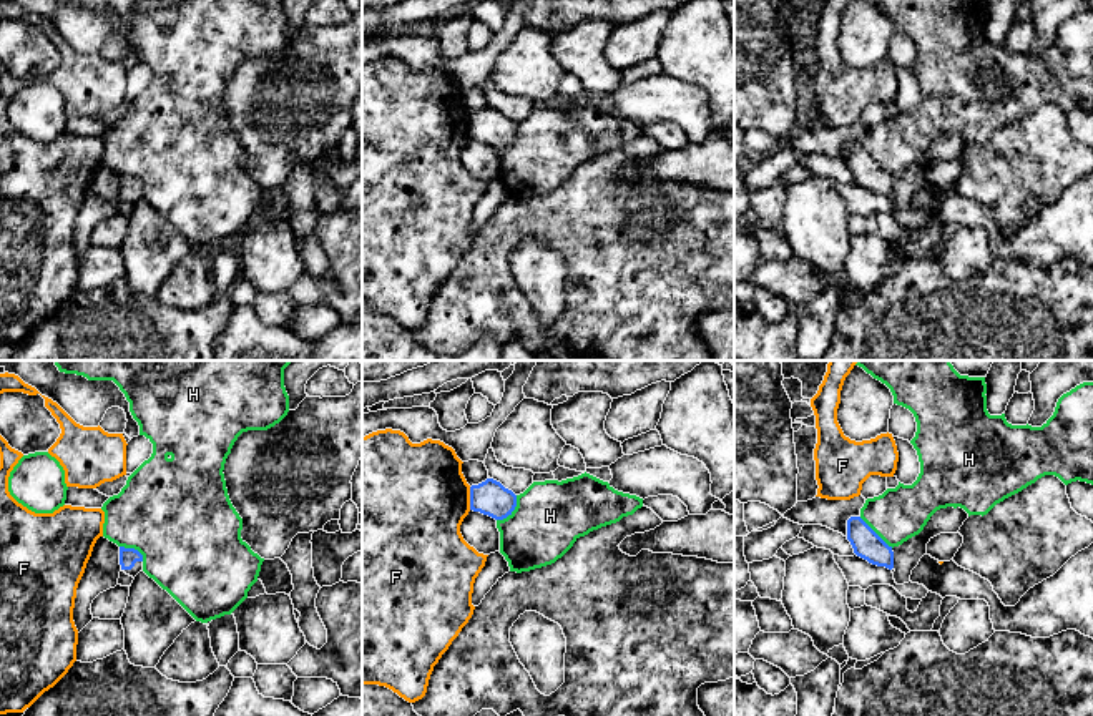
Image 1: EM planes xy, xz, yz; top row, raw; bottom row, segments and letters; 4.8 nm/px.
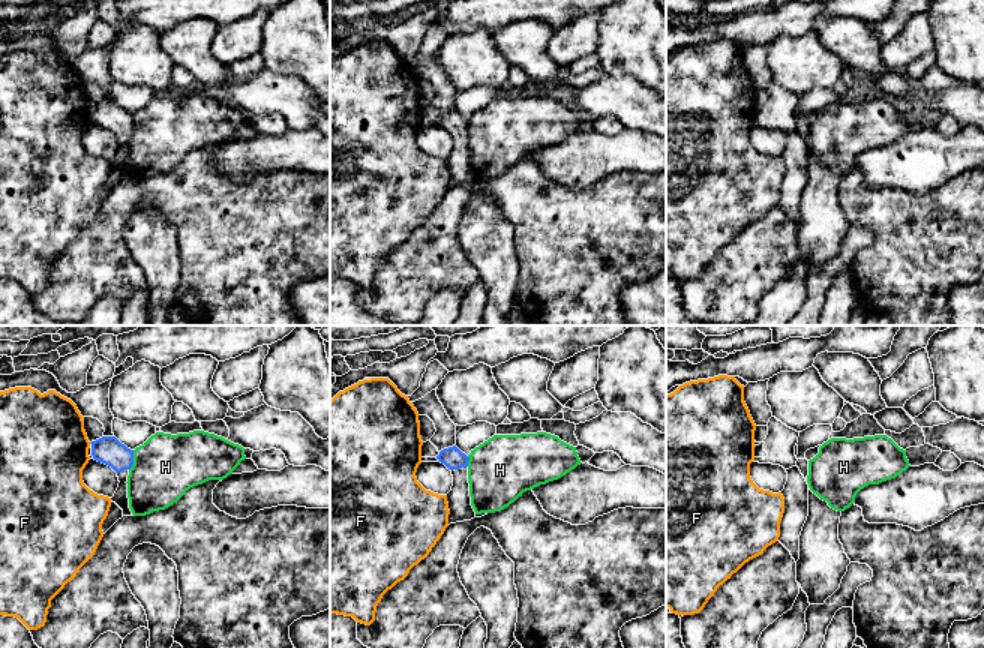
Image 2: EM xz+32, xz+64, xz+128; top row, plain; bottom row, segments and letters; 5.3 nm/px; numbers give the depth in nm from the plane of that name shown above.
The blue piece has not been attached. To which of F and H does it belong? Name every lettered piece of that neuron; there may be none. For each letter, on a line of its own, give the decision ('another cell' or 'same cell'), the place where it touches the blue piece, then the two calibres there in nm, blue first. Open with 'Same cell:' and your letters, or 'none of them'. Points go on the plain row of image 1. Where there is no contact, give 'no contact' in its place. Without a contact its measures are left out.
Same cell: none of them
F: another cell; contact xz (470, 127); calibres 170 and 480 nm
H: another cell; contact xz (512, 138); calibres 170 and 340 nm

